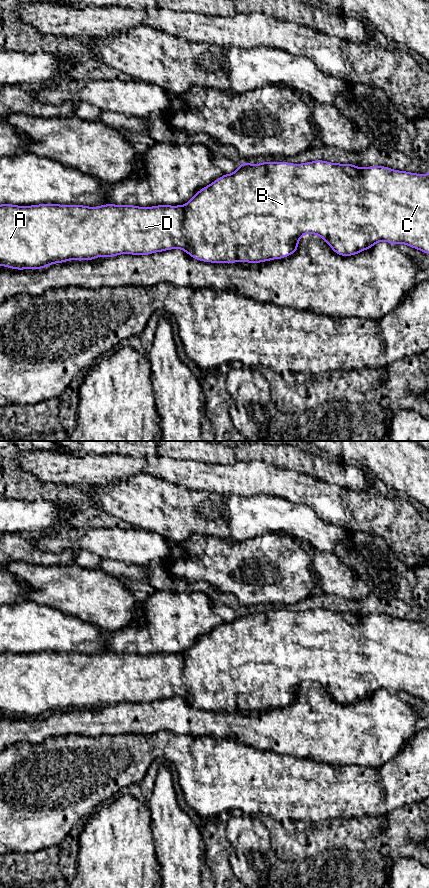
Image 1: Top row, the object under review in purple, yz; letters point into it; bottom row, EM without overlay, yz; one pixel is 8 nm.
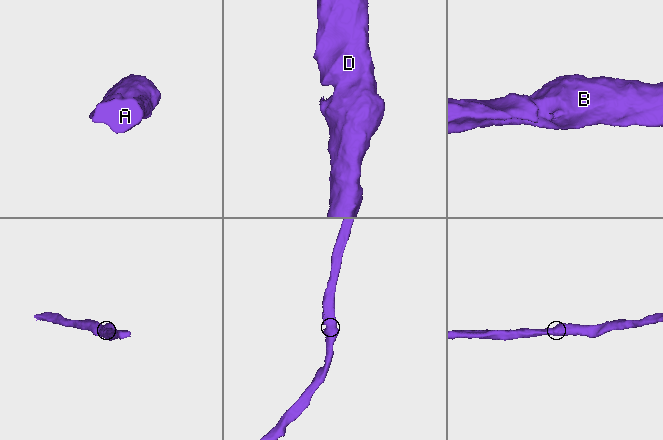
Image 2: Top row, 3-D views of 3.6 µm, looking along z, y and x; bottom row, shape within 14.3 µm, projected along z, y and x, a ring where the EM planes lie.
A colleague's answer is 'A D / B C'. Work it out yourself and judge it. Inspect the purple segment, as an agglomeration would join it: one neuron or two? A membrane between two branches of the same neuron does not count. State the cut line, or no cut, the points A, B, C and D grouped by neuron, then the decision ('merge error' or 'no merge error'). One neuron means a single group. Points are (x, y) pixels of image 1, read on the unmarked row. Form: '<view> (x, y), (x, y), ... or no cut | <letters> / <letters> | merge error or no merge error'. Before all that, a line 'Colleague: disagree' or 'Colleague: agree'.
Colleague: disagree
no cut | A B C D | no merge error

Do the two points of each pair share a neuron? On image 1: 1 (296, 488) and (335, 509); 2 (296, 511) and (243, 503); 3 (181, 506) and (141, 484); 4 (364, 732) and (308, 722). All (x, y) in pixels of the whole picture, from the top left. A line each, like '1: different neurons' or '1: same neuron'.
1: same neuron
2: same neuron
3: same neuron
4: same neuron

